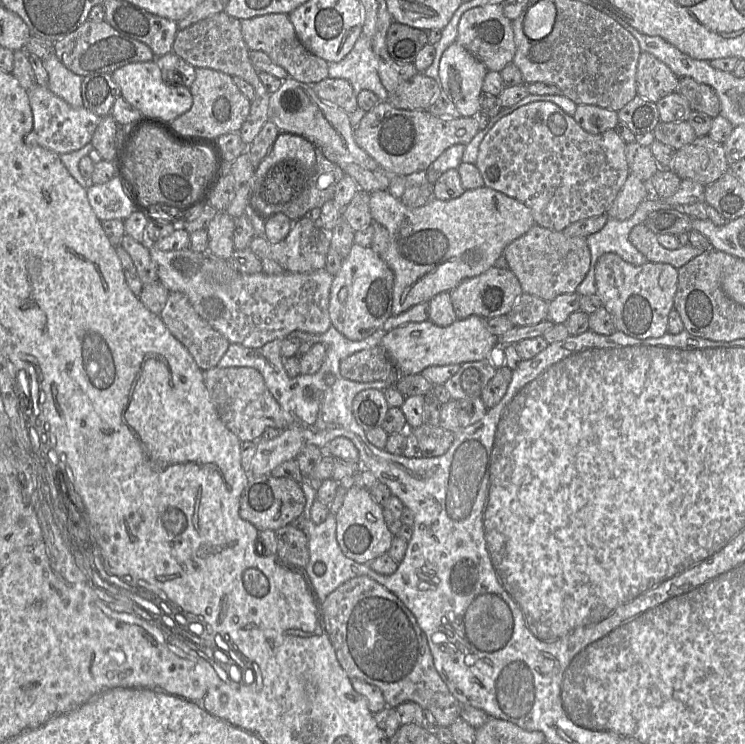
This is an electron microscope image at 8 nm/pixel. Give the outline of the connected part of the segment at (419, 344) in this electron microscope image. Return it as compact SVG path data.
M469 316L457 319L447 327L438 326L430 320L408 323L387 332L381 346L401 375L420 374L429 366L492 360L499 348L498 337L488 330L486 321L480 316Z

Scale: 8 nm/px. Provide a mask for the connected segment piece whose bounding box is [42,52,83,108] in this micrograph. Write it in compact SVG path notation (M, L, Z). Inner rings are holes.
M54 52L42 58L42 64L48 74L48 89L73 108L83 107L82 78L67 69Z

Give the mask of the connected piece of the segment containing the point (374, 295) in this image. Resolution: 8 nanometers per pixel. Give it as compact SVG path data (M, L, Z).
M354 243L332 281L328 308L332 326L351 341L363 340L383 328L385 321L392 316L393 287L394 274L381 256L371 247L362 247Z

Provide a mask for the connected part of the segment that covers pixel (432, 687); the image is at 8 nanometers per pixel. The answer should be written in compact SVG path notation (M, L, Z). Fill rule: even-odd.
M361 575L351 578L320 602L322 622L336 658L349 677L377 686L383 693L386 707L396 708L405 702L415 702L430 711L439 727L449 728L460 717L460 703L435 669L427 638L414 614L391 591L372 578Z

